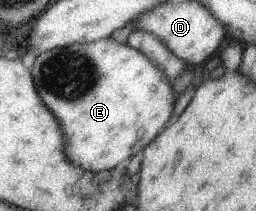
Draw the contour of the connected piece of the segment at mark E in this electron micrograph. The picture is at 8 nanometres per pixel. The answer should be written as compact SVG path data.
M110 37L101 38L92 42L82 44L69 44L62 48L55 48L39 54L39 57L35 57L35 63L29 69L34 85L36 86L36 92L41 103L54 115L56 122L59 124L63 134L63 141L65 141L65 147L63 147L63 153L67 157L67 161L75 163L75 165L81 165L81 168L90 172L102 172L103 170L110 170L120 163L125 163L134 153L142 151L156 135L159 133L159 129L163 127L163 124L168 120L173 110L179 111L177 108L177 101L173 103L172 91L170 89L170 83L163 72L154 63L151 63L147 56L144 56L140 51L130 48L126 44L119 44L112 40Z

